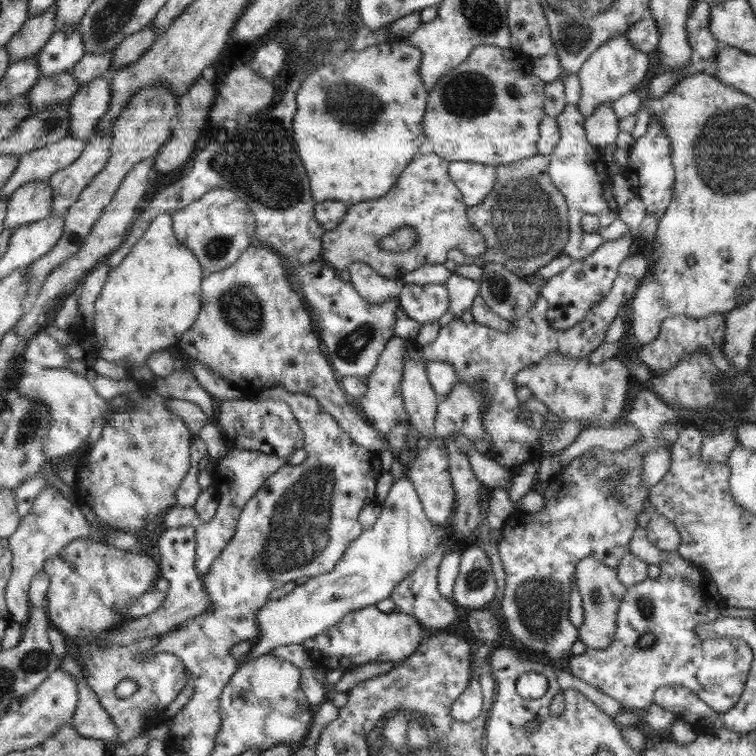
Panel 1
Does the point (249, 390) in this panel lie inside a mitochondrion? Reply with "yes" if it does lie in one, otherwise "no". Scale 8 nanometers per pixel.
no

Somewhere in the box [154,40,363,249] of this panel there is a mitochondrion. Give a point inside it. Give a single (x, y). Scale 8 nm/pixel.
(266, 176)

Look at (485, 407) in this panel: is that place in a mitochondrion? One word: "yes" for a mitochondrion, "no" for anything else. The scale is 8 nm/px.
no

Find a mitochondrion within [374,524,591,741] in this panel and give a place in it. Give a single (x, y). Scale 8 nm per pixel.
(538, 601)

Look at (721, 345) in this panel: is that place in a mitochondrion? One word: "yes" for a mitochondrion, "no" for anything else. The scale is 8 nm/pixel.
no

